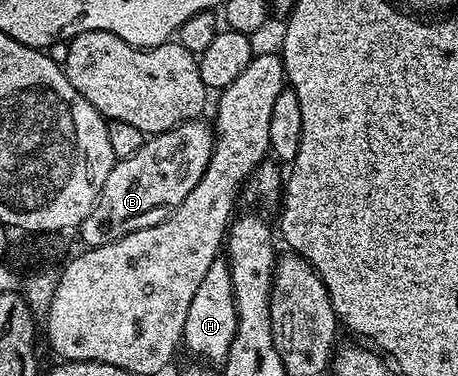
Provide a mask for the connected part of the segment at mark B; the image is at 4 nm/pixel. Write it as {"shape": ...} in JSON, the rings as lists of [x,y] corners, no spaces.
{"shape":[[[201,117],[189,119],[163,133],[148,136],[143,149],[114,162],[111,173],[107,173],[107,181],[103,181],[97,204],[79,228],[86,248],[119,241],[119,237],[127,237],[127,233],[163,221],[166,213],[179,206],[183,197],[199,185],[199,177],[203,177],[207,161],[211,161],[215,138],[214,128],[210,124],[208,127],[203,120]]]}

